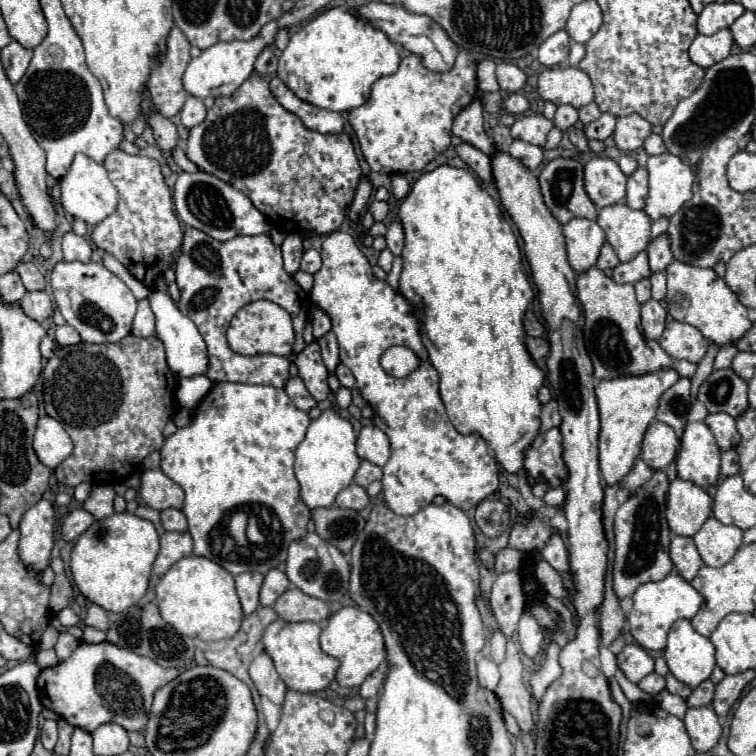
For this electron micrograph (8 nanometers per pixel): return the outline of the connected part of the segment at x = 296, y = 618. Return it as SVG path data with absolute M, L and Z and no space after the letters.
M289 588L285 594L281 594L273 604L273 610L287 622L323 622L329 616L329 606L325 600L307 596L297 588Z

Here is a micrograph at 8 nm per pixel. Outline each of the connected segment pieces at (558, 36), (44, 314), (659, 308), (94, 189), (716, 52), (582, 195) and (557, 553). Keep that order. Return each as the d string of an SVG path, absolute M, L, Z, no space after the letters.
M565 29L555 32L539 46L539 62L547 68L561 64L563 60L567 60L569 46L571 46L571 40Z
M27 292L21 298L21 310L35 322L43 322L53 314L53 302L47 292Z
M653 298L649 302L645 302L641 308L641 326L643 326L645 338L657 340L663 334L665 318L667 318L667 310L665 310L663 302L653 300Z
M77 154L69 172L61 178L61 204L67 214L85 220L89 226L95 226L115 210L117 188L109 182L103 164L97 164L85 154Z
M723 28L711 36L697 34L689 46L689 56L697 66L709 68L715 62L727 58L731 52L731 46L733 46L733 36L729 28Z
M571 158L551 160L539 174L545 206L563 226L573 218L597 218L597 206L583 188L583 166Z
M555 532L549 542L543 548L543 558L557 570L557 572L567 572L569 570L569 560L567 560L567 546L561 536L561 532Z

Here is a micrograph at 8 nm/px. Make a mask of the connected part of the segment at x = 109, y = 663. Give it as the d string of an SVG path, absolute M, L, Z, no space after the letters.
M81 642L65 662L41 670L37 686L43 706L51 708L71 726L93 732L101 724L115 722L125 730L143 732L155 692L177 676L177 670L157 666L151 658L137 656L131 650L113 646L111 642Z

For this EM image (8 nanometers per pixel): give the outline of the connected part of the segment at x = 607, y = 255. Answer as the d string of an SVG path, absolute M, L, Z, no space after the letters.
M605 244L603 248L601 248L601 254L599 254L599 260L597 260L597 268L599 270L605 270L605 268L615 268L619 264L619 258L617 258L617 254L615 254L615 250L609 246L609 244Z

